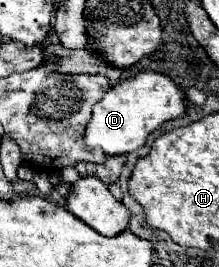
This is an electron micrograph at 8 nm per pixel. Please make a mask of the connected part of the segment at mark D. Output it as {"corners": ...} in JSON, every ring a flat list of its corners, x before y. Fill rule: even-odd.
{"corners":[[147,70,147,72,139,72,135,76,129,76,125,80,119,80,115,86,111,86,105,96,93,106,93,118,91,122,87,124,87,130,85,130,85,144,95,148,95,146,101,146,101,150,107,154,107,156,115,156,115,154,129,154,141,146,145,146,147,142,147,136,157,130,163,122,167,120,175,120,175,118,183,118,187,112,187,96,183,92,181,86,177,86,169,76,165,74,159,74,159,72,153,72,153,70]]}

